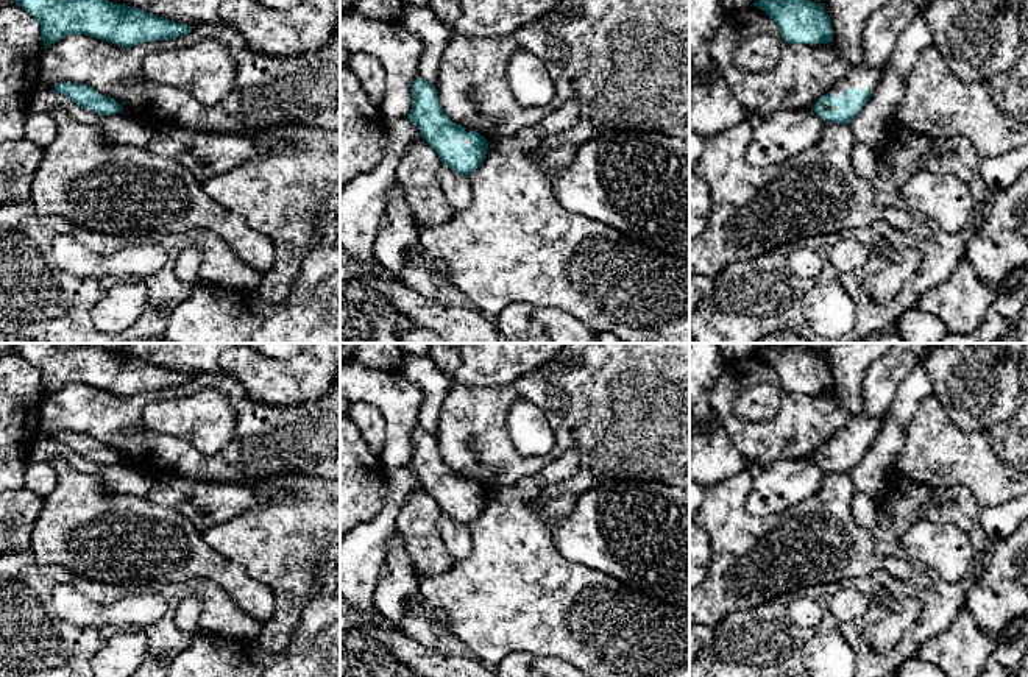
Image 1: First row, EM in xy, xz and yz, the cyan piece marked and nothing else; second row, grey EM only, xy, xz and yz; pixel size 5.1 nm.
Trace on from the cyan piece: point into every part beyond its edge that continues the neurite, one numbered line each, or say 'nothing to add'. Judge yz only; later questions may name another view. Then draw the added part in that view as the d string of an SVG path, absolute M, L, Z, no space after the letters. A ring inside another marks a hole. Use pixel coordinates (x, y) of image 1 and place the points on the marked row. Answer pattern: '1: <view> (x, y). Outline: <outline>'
1: yz (977, 39). Outline: M891 0L866 22L863 33L864 61L860 66L852 66L850 73L828 92L833 92L836 98L845 89L869 89L874 92L892 59L899 37L919 14L927 19L933 45L950 72L961 81L991 81L995 75L1009 73L1020 55L1022 6L1023 0Z

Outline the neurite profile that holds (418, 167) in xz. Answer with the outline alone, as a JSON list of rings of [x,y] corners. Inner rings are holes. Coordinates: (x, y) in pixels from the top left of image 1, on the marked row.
[[[423,139],[412,142],[399,158],[398,183],[417,226],[434,226],[456,214],[438,179],[440,158]]]

